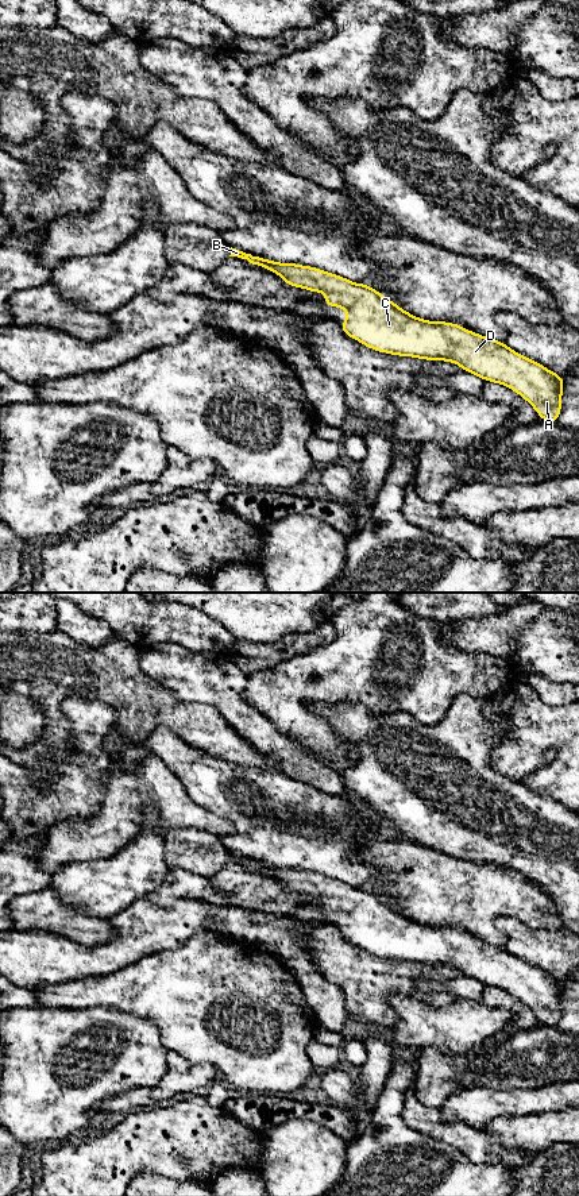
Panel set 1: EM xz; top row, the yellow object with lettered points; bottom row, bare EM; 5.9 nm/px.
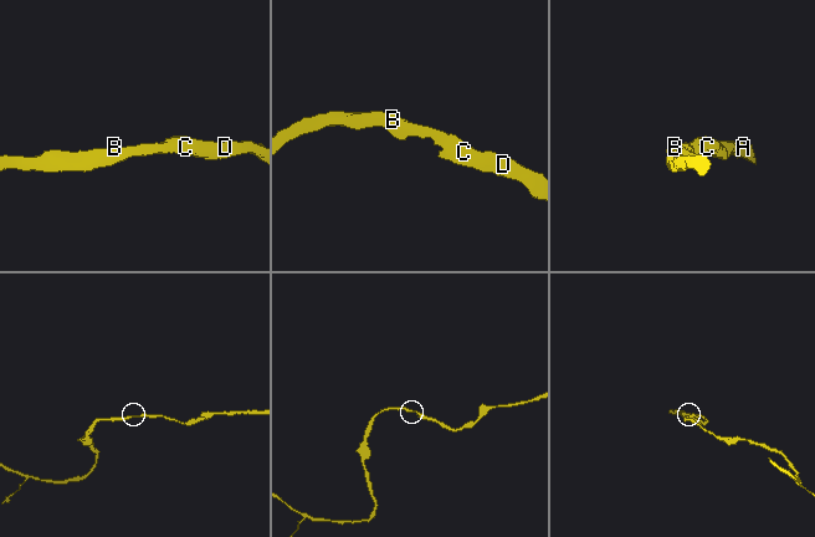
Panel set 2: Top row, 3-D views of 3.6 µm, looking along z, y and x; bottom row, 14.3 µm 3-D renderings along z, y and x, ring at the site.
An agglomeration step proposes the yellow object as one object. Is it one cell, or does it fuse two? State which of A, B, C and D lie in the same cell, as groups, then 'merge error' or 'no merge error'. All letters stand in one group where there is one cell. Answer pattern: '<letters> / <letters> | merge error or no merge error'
A B C D | no merge error

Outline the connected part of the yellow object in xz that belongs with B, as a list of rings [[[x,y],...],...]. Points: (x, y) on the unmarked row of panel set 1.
[[[231,852],[231,860],[278,879],[286,890],[325,898],[325,913],[347,915],[341,935],[378,957],[456,968],[483,985],[501,988],[528,1006],[543,1026],[556,1027],[564,984],[543,969],[459,929],[429,926],[405,917],[378,895],[297,868],[279,868]]]

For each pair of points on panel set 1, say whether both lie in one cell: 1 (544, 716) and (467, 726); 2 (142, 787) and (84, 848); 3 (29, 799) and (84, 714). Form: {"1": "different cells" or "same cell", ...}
{"1": "different cells", "2": "same cell", "3": "same cell"}

